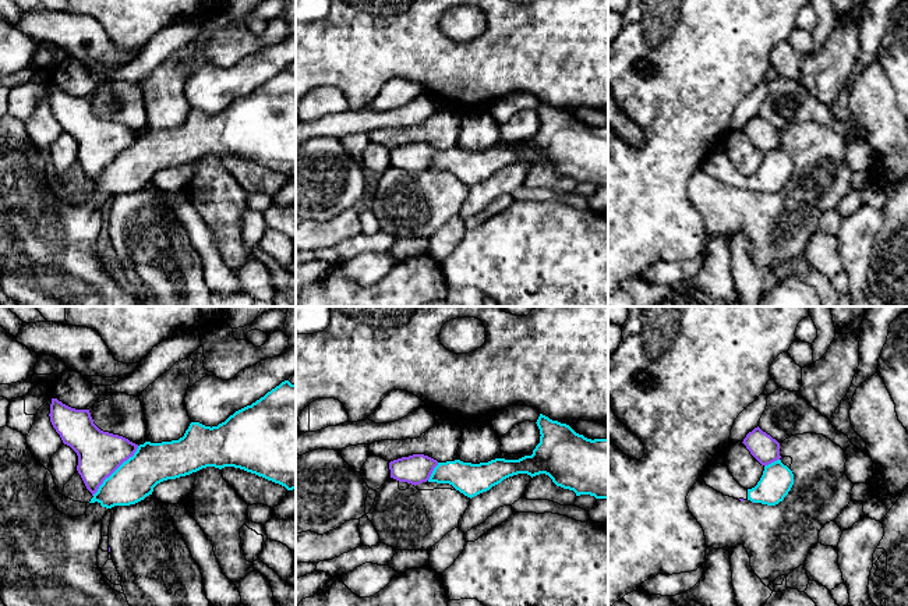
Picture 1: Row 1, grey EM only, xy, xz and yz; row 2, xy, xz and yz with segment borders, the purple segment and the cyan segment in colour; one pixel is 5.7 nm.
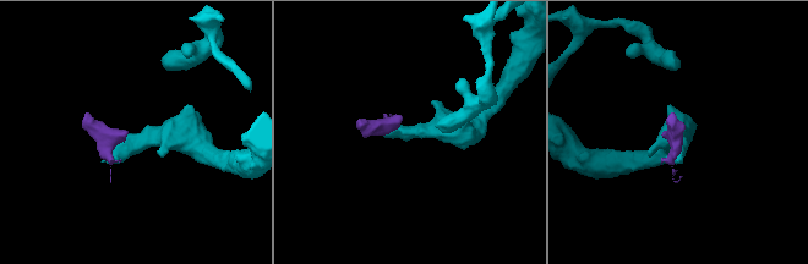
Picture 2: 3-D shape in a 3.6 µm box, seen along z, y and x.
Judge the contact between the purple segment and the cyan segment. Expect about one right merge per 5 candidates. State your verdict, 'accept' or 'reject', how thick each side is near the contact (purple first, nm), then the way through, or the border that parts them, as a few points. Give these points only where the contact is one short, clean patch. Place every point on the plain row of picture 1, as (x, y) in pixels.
reject | 260/240 nm | along xy (138, 134), (92, 183)

